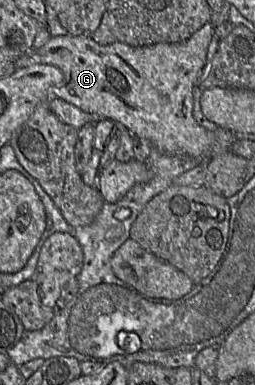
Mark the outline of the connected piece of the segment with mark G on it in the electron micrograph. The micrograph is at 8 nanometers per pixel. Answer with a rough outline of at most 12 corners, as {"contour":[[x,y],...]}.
{"contour":[[215,26],[133,47],[54,36],[16,61],[52,96],[162,154],[208,162],[235,133],[194,119]]}

